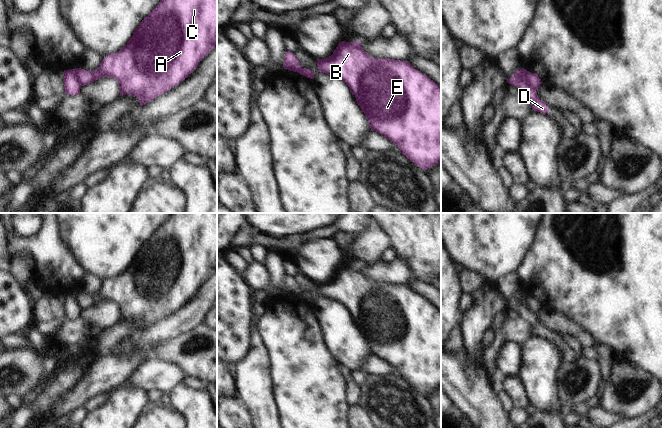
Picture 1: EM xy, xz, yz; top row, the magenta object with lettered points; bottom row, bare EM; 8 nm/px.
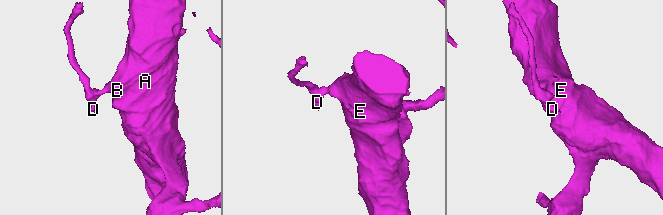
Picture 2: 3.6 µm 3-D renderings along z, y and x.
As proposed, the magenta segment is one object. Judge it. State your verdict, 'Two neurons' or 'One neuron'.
Two neurons.

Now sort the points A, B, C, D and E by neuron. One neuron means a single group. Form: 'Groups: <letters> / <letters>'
Groups: A B C E / D.

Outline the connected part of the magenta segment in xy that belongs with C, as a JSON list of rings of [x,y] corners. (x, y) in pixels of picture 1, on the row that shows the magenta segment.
[[[161,0],[135,29],[127,44],[118,52],[102,59],[98,69],[87,71],[76,69],[78,82],[83,85],[102,77],[114,77],[119,84],[120,96],[130,94],[137,97],[140,106],[154,100],[187,78],[199,62],[217,44],[217,0]]]

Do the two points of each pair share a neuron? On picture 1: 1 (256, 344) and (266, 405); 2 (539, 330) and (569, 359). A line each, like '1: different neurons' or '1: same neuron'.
1: same neuron
2: same neuron

